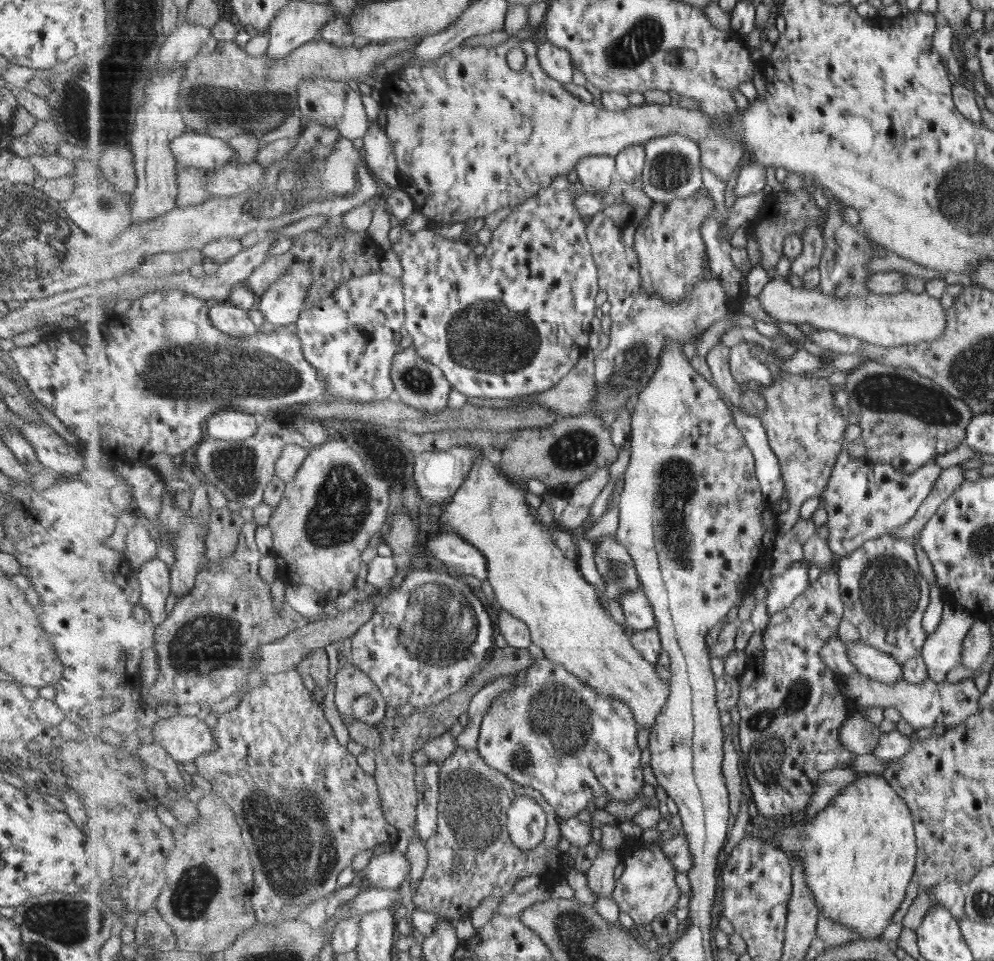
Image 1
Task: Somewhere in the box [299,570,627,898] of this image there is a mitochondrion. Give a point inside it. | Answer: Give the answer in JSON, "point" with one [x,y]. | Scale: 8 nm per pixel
{"point":[431,634]}

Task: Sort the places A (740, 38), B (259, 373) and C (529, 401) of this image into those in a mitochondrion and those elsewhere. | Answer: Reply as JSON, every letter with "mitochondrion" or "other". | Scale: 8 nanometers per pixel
{"A":"other","B":"mitochondrion","C":"other"}

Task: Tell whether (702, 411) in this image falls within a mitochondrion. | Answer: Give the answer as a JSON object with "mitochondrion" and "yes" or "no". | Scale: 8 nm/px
{"mitochondrion":"no"}

